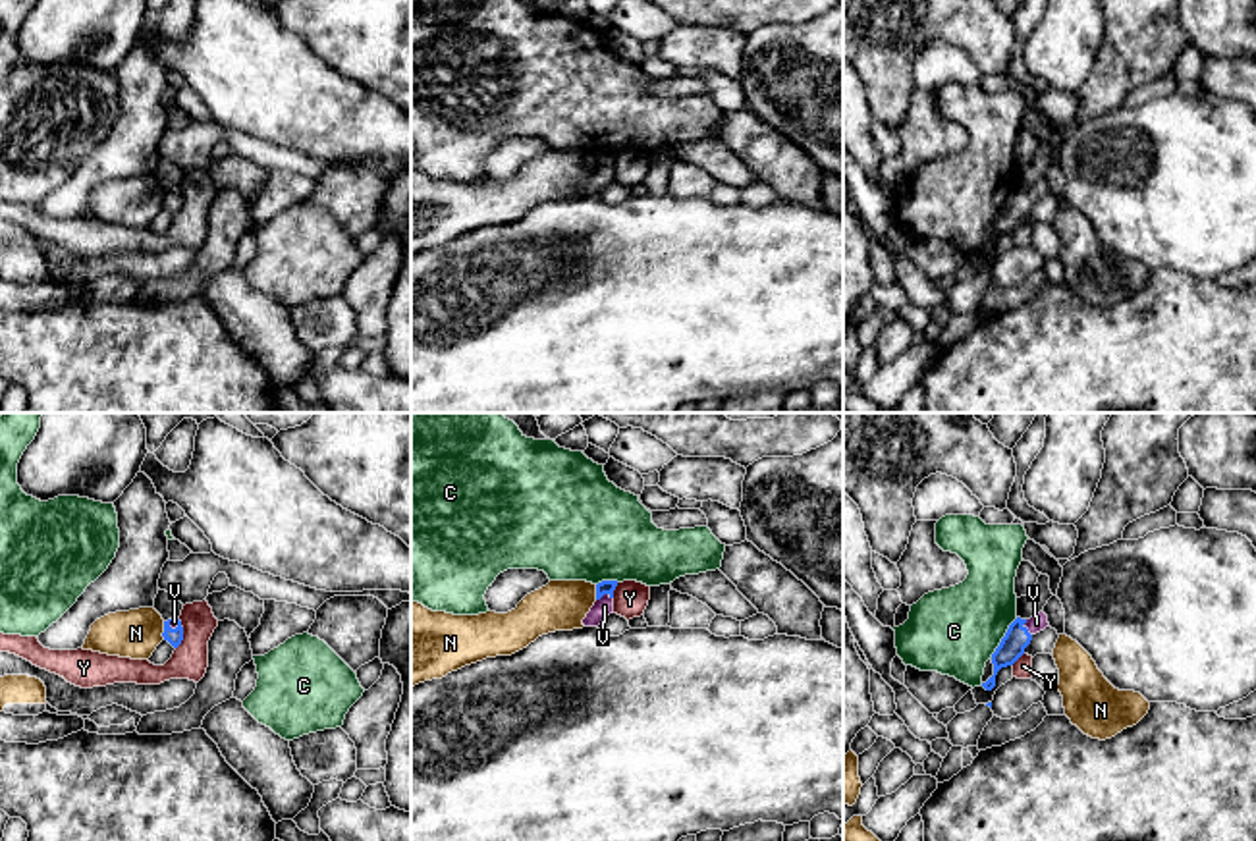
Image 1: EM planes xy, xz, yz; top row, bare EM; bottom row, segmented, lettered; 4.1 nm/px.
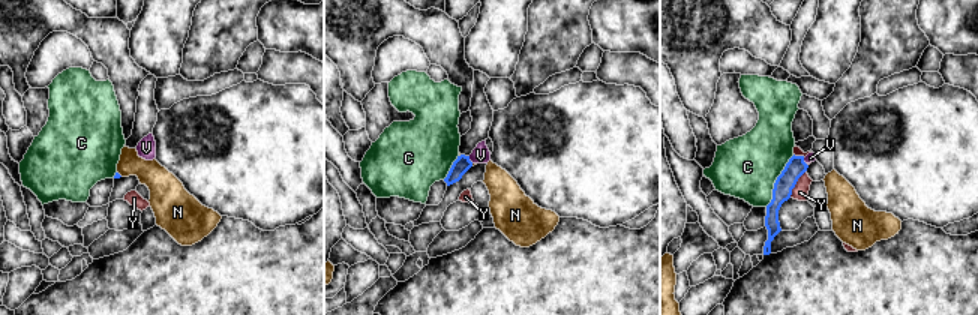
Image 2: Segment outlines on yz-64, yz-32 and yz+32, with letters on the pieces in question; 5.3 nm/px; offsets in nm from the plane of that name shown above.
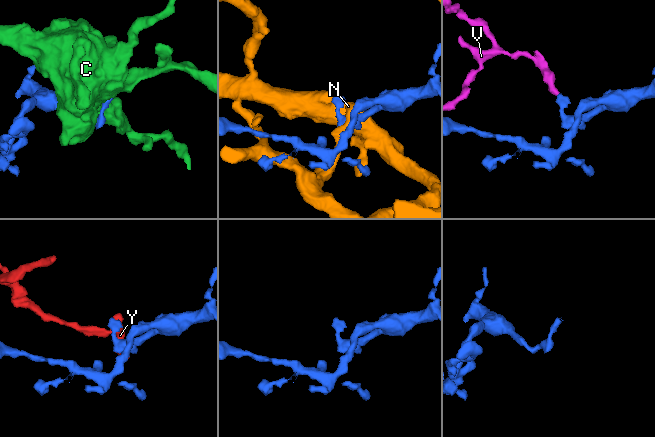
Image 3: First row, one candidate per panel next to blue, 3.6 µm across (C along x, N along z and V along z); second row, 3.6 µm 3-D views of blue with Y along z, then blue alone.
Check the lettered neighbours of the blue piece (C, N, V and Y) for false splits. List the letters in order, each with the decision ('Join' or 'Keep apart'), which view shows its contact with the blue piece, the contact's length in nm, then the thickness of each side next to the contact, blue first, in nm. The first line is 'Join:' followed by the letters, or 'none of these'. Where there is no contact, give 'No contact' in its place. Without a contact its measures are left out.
Join: V
C: Keep apart. Touches blue in yz. Shared border 200 nm. Thickness 110 nm (blue) against 360 nm
N: Keep apart. Touches blue in xy. Shared border 80 nm. Thickness 70 nm (blue) against 200 nm
V: Join. Touches blue in xz. Shared border 70 nm. Thickness 60 nm (blue) against 80 nm
Y: Keep apart. Touches blue in xy. Shared border 130 nm. Thickness 70 nm (blue) against 160 nm

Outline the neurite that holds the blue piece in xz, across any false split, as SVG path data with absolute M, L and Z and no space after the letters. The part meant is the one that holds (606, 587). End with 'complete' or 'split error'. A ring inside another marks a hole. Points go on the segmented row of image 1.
M602 581L596 584L596 602L583 619L585 627L598 627L610 613L614 613L614 590L617 581Z; split error

